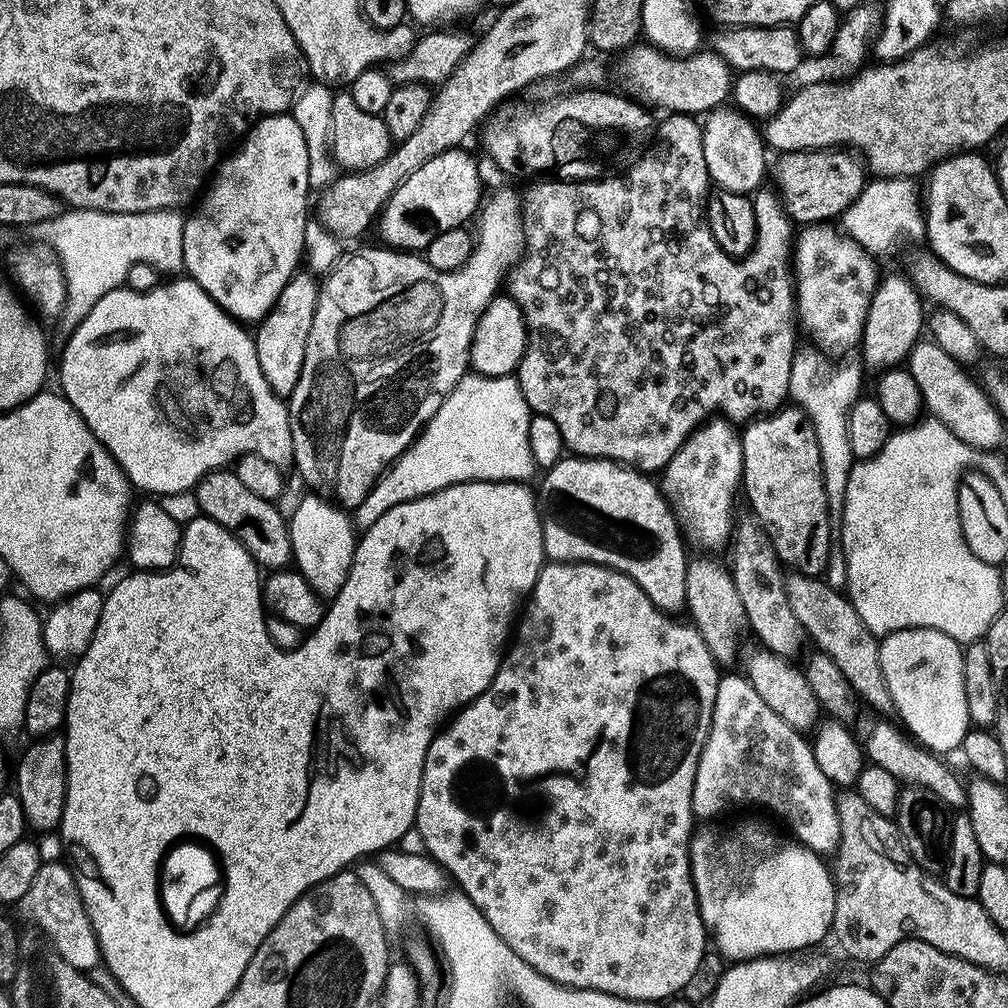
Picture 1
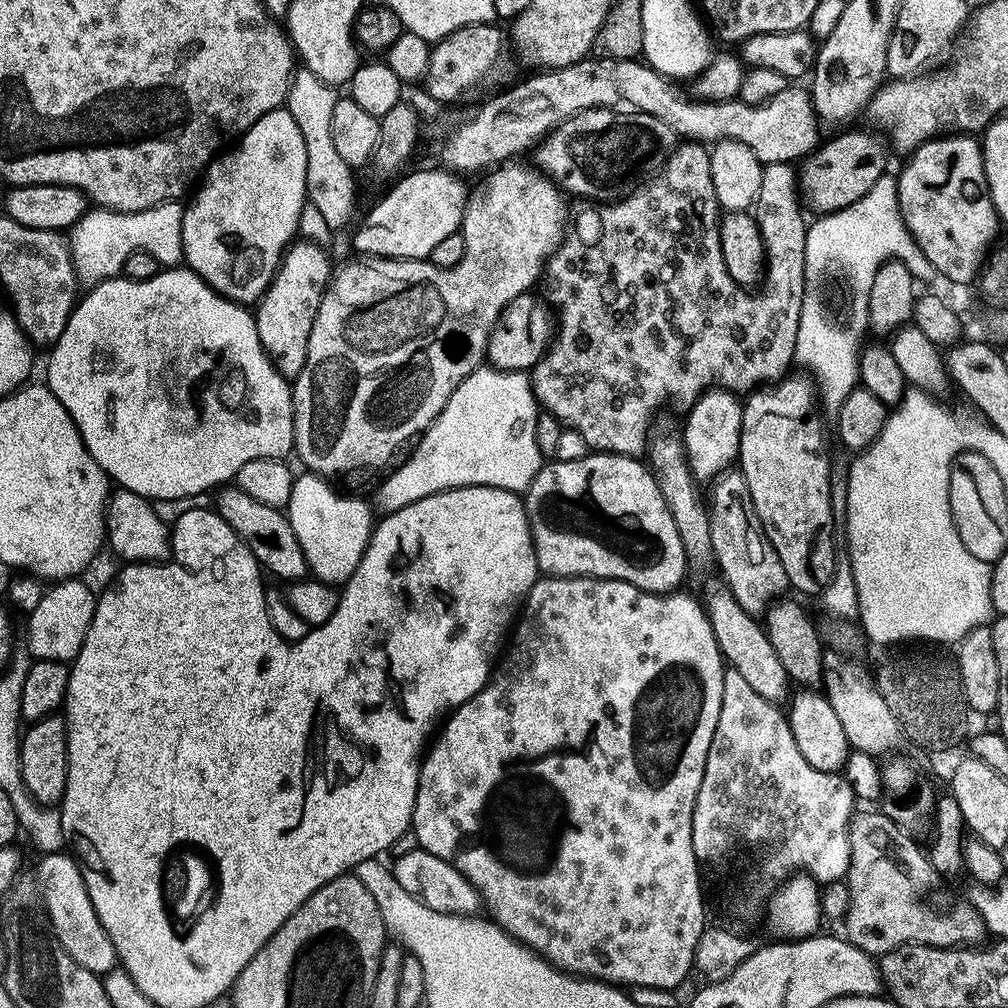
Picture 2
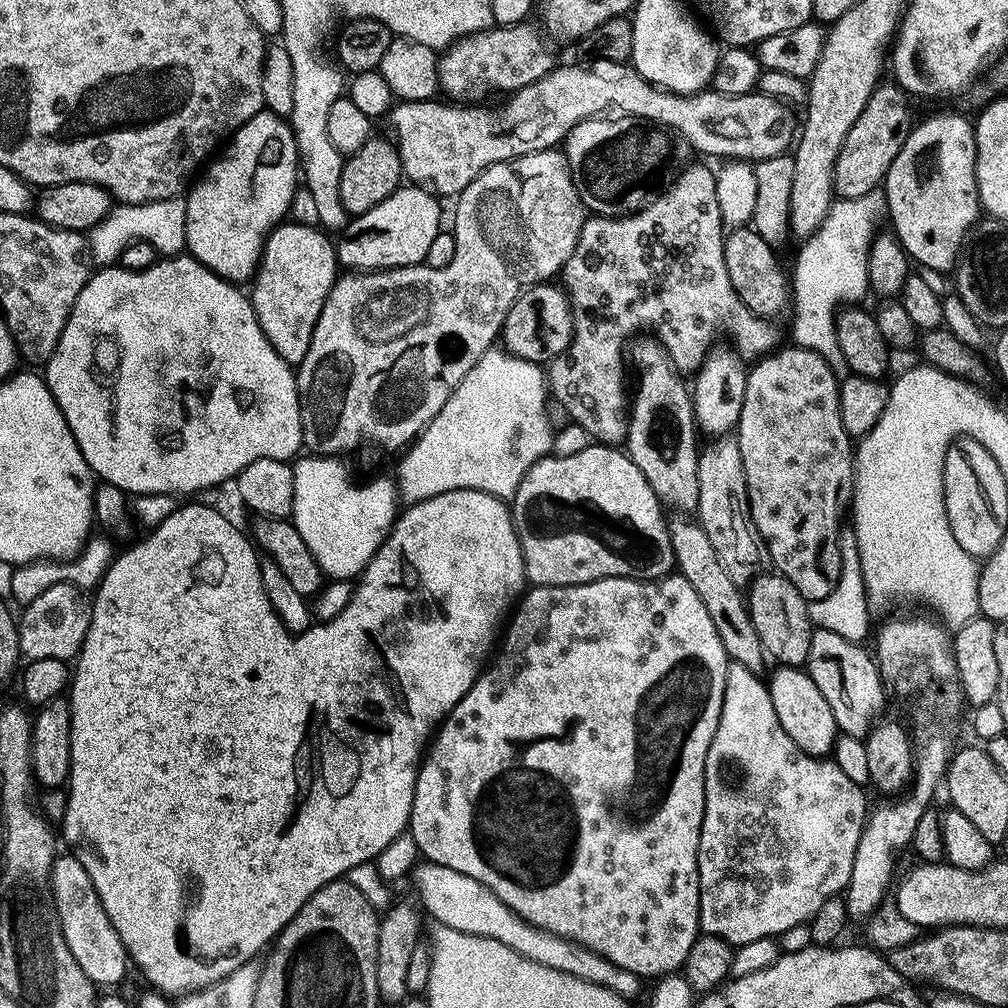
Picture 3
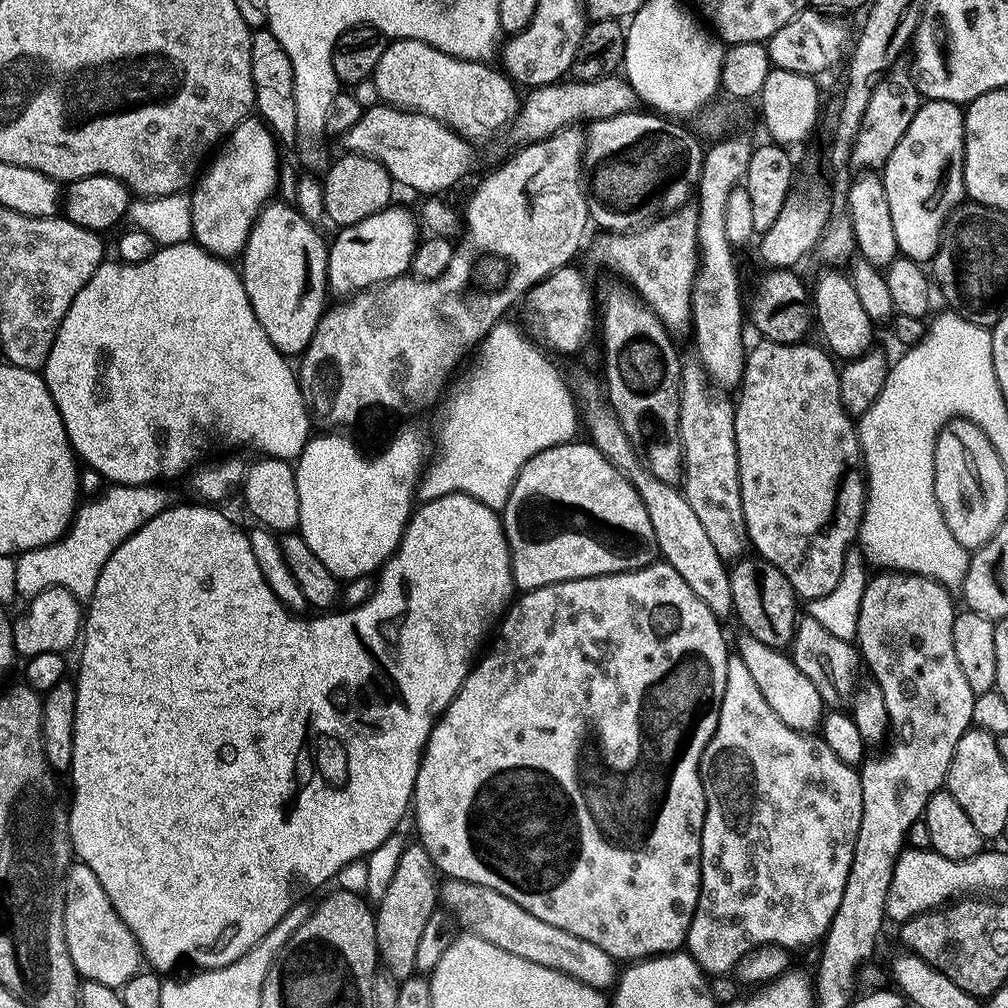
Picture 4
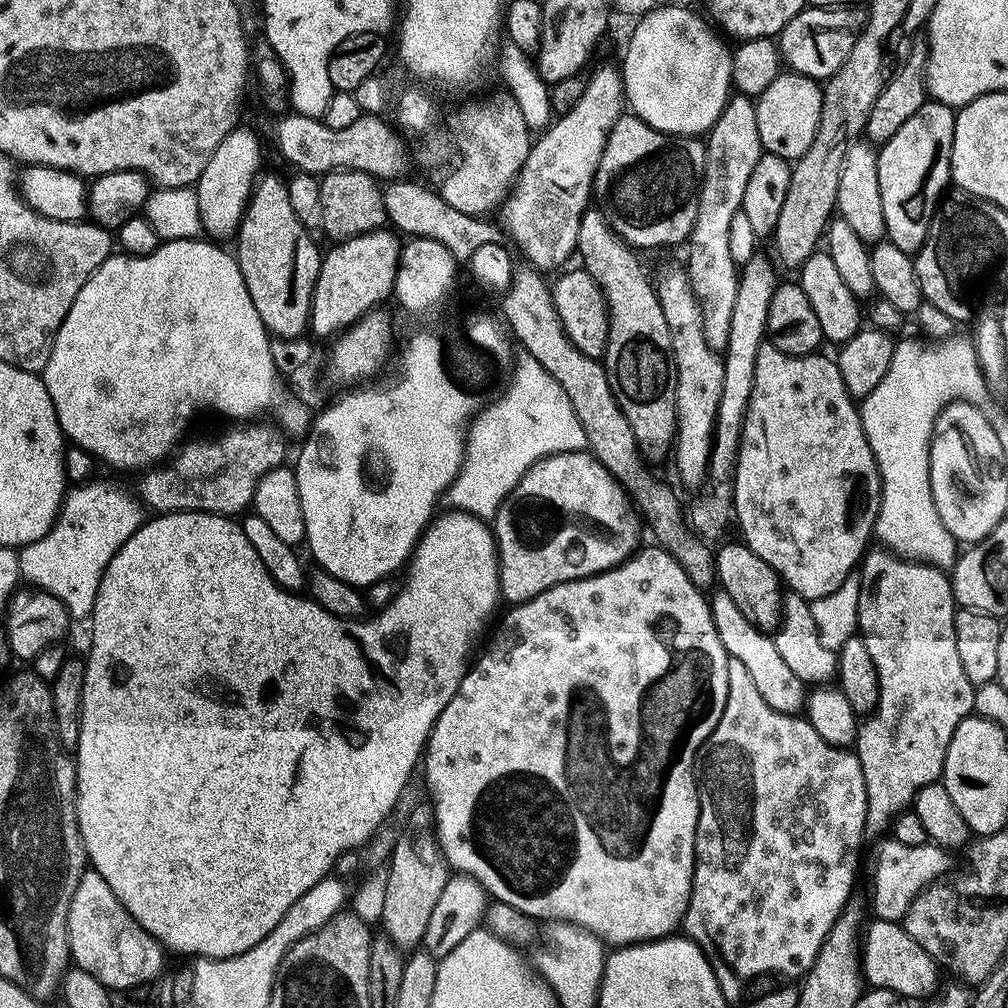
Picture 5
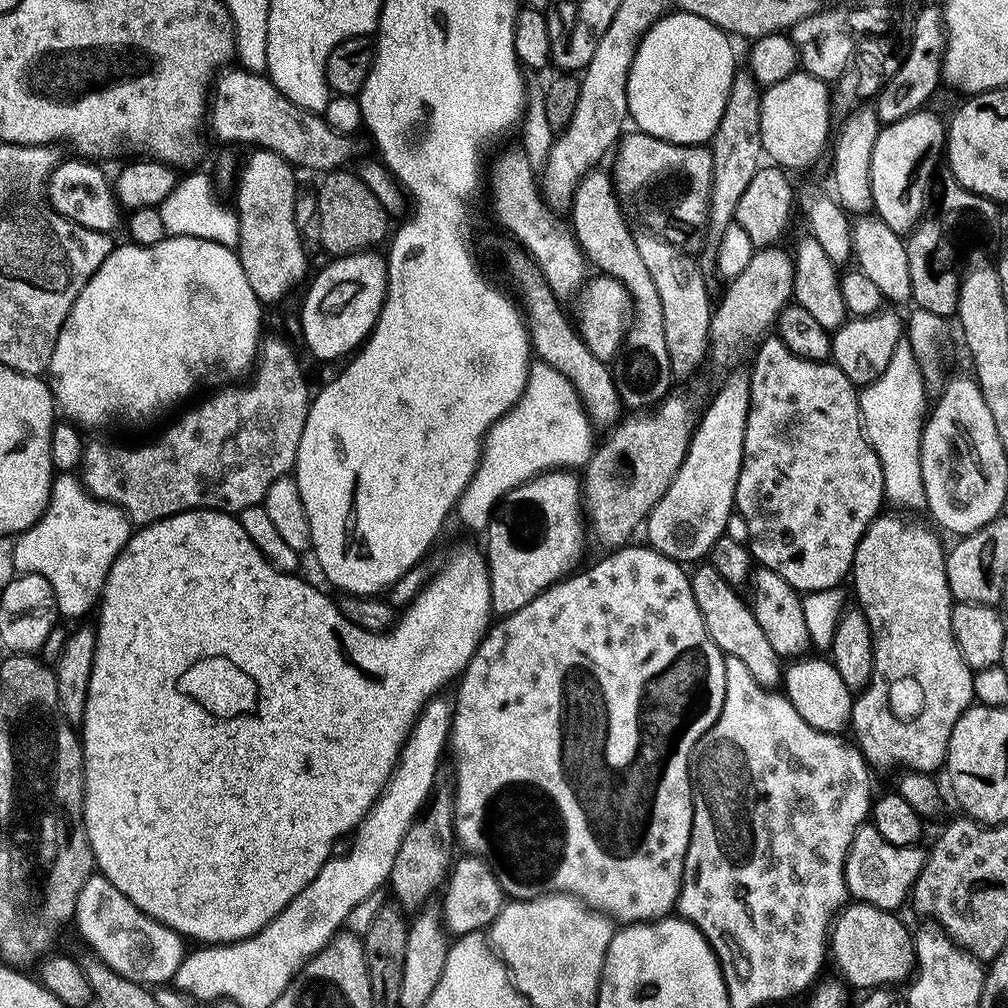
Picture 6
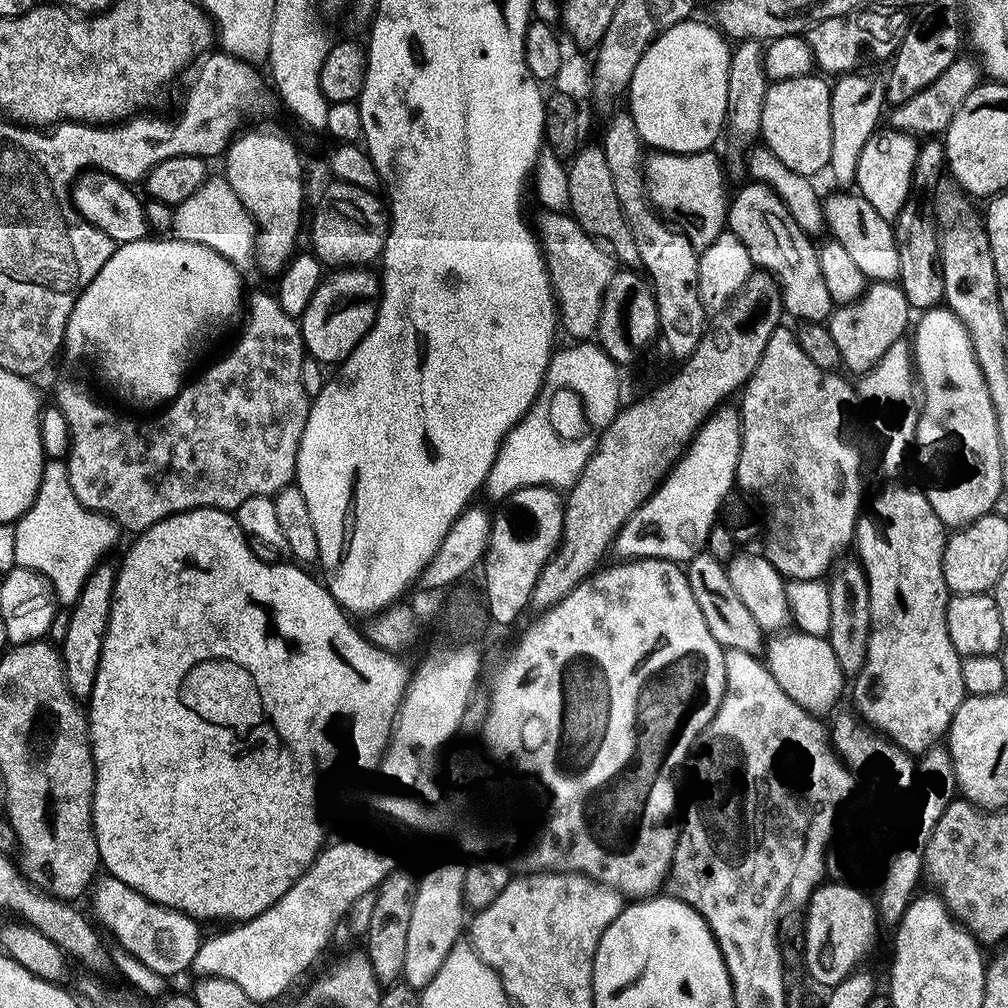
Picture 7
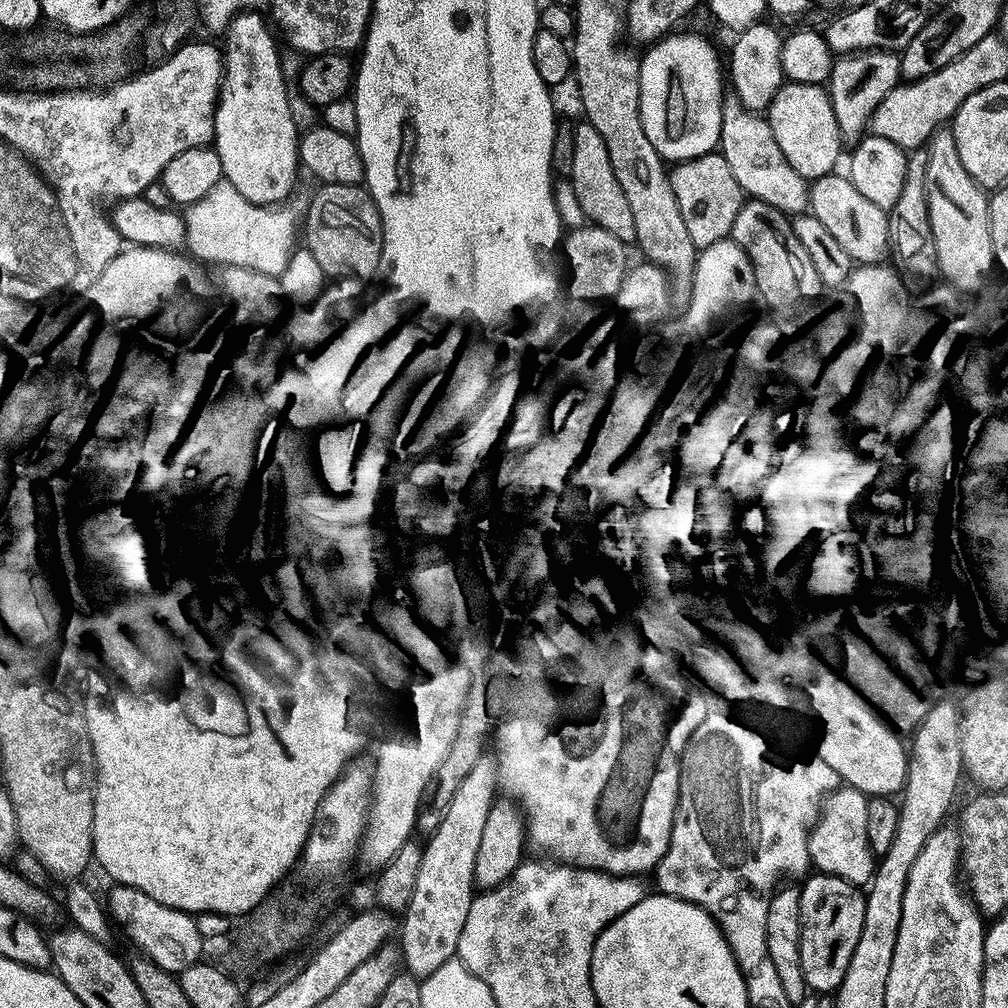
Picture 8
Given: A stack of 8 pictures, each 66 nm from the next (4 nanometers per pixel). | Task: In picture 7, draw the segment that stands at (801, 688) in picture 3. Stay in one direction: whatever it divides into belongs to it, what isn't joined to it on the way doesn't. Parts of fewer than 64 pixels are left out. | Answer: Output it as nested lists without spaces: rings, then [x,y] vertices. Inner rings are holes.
[[[705,550],[686,564],[686,571],[690,582],[690,594],[694,594],[694,602],[698,602],[698,610],[702,610],[702,618],[706,618],[706,626],[710,626],[710,634],[714,634],[720,647],[746,650],[746,654],[756,656],[762,648],[760,627],[758,622],[754,622],[750,610],[742,606],[742,598],[734,594],[721,560],[714,558]]]

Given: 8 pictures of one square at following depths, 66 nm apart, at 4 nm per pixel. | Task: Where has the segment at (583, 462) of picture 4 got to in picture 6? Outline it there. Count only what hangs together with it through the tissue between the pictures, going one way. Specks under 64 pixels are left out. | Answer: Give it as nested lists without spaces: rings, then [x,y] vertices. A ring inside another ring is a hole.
[[[549,470],[532,480],[519,484],[505,494],[492,520],[488,523],[486,537],[486,559],[490,578],[490,602],[492,611],[503,618],[522,610],[551,584],[569,575],[584,556],[584,536],[586,540],[586,520],[582,515],[581,481],[572,470]]]

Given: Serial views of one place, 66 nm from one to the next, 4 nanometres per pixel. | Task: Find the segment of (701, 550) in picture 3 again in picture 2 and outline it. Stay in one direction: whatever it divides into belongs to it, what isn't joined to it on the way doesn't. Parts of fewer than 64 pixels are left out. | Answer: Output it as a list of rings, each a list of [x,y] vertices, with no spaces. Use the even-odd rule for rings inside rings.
[[[718,582],[710,585],[708,594],[706,598],[704,597],[704,605],[721,656],[729,667],[741,674],[762,698],[775,704],[783,703],[790,692],[790,679],[763,625],[755,617],[746,614],[746,610],[739,606],[727,585]]]

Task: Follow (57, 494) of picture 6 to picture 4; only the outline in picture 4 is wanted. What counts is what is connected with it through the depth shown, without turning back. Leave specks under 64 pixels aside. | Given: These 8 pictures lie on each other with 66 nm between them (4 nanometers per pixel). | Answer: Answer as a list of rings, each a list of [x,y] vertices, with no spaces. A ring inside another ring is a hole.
[[[156,482],[151,484],[112,484],[105,487],[99,494],[85,499],[77,507],[76,514],[72,517],[72,525],[60,539],[53,544],[47,544],[29,552],[21,552],[15,557],[16,596],[31,598],[42,594],[44,588],[65,588],[70,590],[70,594],[74,594],[77,600],[87,602],[94,594],[94,586],[98,586],[98,574],[102,574],[102,566],[106,566],[110,554],[114,554],[114,550],[118,550],[118,546],[122,546],[122,542],[126,542],[126,538],[130,538],[130,534],[142,530],[142,526],[146,526],[146,522],[150,522],[150,518],[162,514],[166,509],[171,508],[173,503],[174,497],[164,489],[164,486]]]

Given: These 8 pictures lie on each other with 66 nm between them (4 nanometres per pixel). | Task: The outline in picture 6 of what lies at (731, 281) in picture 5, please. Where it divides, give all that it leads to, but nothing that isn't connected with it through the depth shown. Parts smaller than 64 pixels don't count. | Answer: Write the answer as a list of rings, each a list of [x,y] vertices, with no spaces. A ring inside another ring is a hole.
[[[747,70],[737,71],[732,79],[730,94],[726,98],[726,106],[722,110],[722,118],[718,122],[718,130],[712,135],[710,151],[712,154],[712,193],[708,203],[708,224],[716,234],[726,230],[728,224],[736,219],[736,207],[738,198],[750,186],[750,178],[754,178],[756,169],[761,167],[764,147],[762,146],[762,114],[760,113],[761,85],[757,84],[751,72]]]

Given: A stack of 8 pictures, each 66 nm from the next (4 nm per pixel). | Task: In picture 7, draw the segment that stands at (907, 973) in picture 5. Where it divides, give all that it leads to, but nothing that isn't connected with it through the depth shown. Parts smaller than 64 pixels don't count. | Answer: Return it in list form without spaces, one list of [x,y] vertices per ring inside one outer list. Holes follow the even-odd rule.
[[[825,882],[821,884],[806,905],[808,922],[804,926],[804,956],[802,952],[802,964],[804,960],[809,974],[812,975],[813,982],[821,984],[824,990],[836,988],[847,976],[851,976],[853,972],[857,971],[863,965],[860,963],[867,958],[868,951],[876,944],[878,917],[873,897],[871,895],[868,897],[866,893],[859,892],[856,889],[859,887],[855,883],[847,883],[831,884],[831,882]]]

